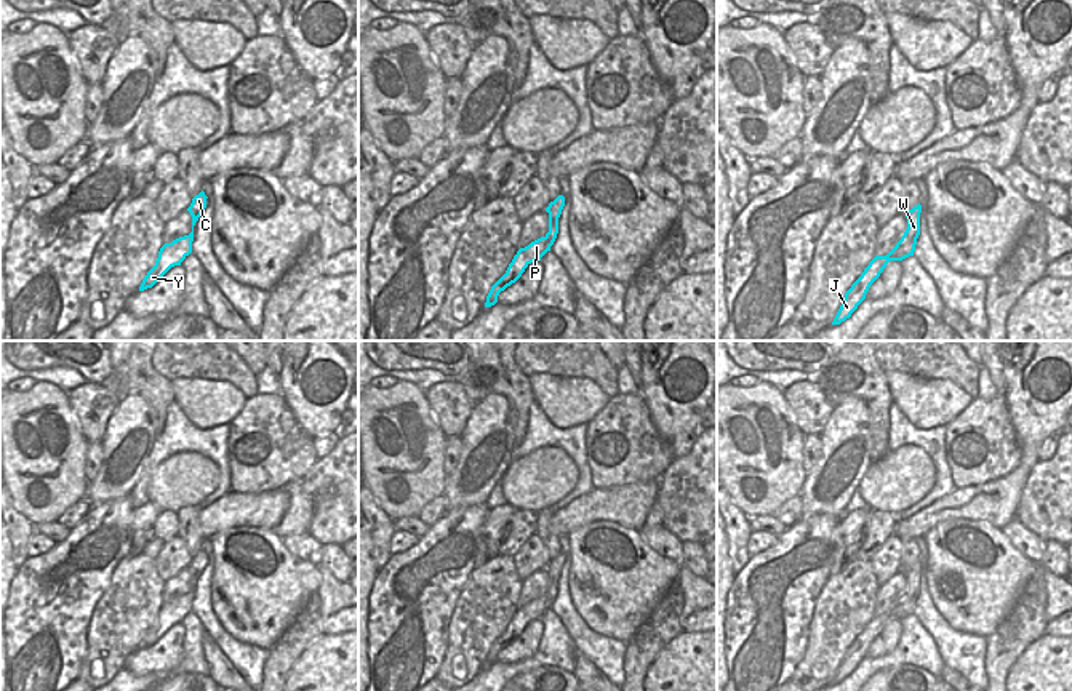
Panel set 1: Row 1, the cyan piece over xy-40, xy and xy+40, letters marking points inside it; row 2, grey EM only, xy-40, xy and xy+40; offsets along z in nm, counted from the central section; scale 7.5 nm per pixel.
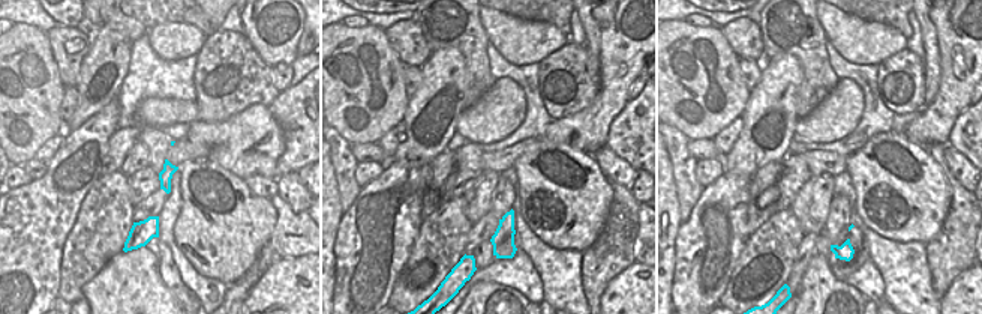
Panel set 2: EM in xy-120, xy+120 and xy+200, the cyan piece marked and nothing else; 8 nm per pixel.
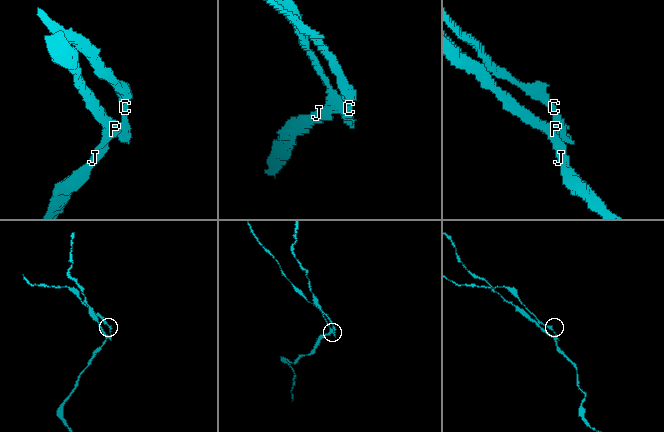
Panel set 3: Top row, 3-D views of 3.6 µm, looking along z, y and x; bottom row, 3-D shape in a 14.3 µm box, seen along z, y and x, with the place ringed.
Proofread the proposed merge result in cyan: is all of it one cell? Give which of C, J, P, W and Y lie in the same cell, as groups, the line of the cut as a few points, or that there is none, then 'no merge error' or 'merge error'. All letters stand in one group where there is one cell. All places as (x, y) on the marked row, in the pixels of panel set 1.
groups C W / J P Y; cut xy (546, 235), (551, 245); merge error

